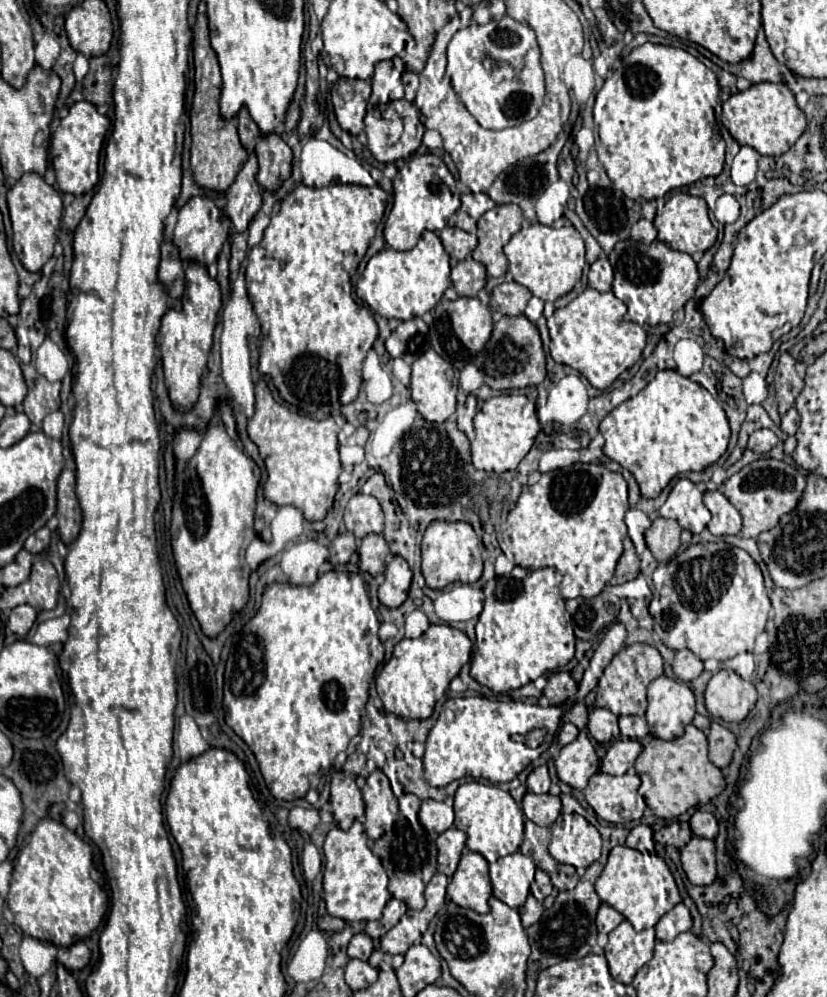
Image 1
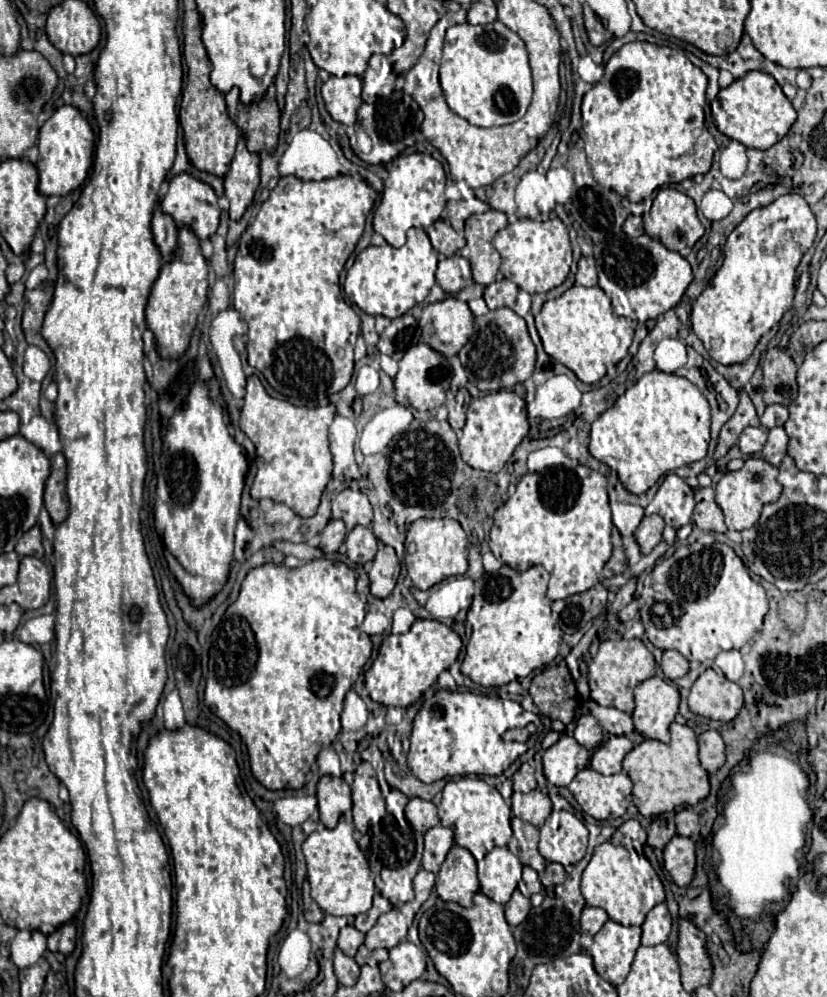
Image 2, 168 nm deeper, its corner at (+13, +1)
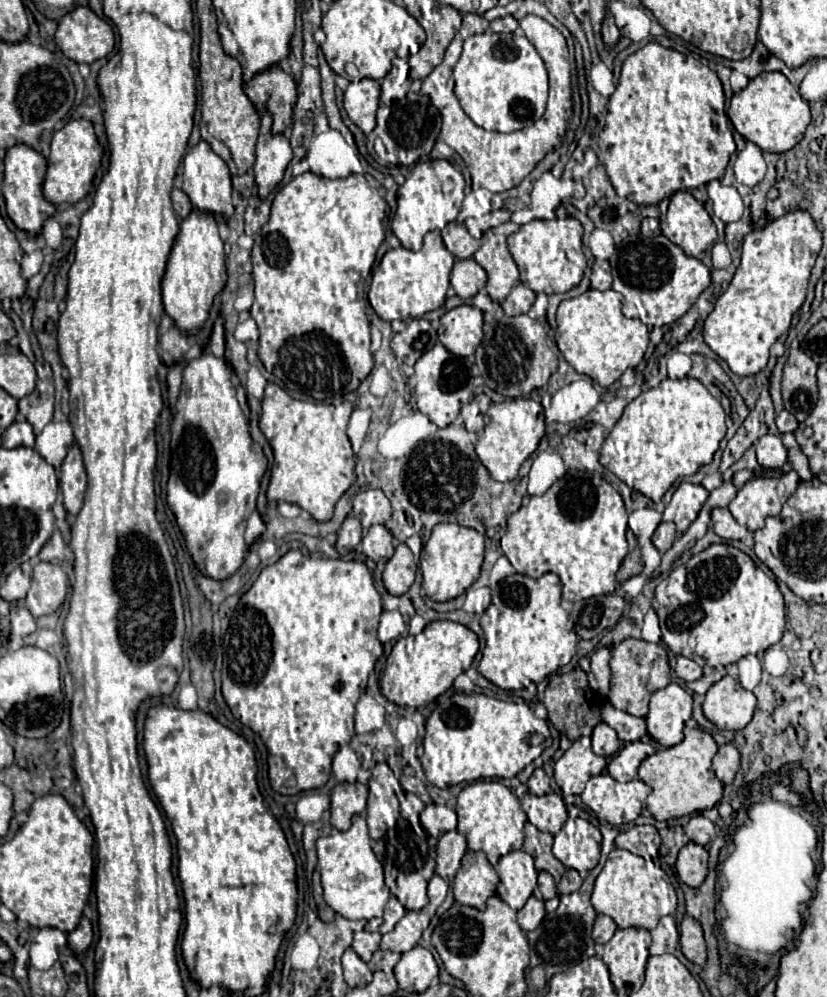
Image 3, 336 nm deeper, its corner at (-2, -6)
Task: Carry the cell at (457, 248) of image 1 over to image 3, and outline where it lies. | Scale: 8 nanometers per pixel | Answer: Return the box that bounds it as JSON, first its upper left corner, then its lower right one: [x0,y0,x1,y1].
[441,222,479,260]

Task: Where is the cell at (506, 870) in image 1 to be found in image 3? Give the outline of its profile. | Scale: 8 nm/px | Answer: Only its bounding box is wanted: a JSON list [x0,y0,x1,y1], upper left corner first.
[495,850,537,910]

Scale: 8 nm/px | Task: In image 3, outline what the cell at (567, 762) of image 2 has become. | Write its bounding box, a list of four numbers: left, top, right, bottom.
[555,736,605,794]

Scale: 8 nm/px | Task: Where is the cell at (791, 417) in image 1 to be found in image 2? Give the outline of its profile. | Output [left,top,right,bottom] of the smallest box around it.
[760,405,788,429]

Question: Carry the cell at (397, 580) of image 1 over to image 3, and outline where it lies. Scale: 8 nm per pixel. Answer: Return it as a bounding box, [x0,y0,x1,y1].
[383,544,417,596]

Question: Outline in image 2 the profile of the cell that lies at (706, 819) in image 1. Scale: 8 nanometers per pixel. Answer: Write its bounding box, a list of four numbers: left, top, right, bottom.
[676,809,700,837]

